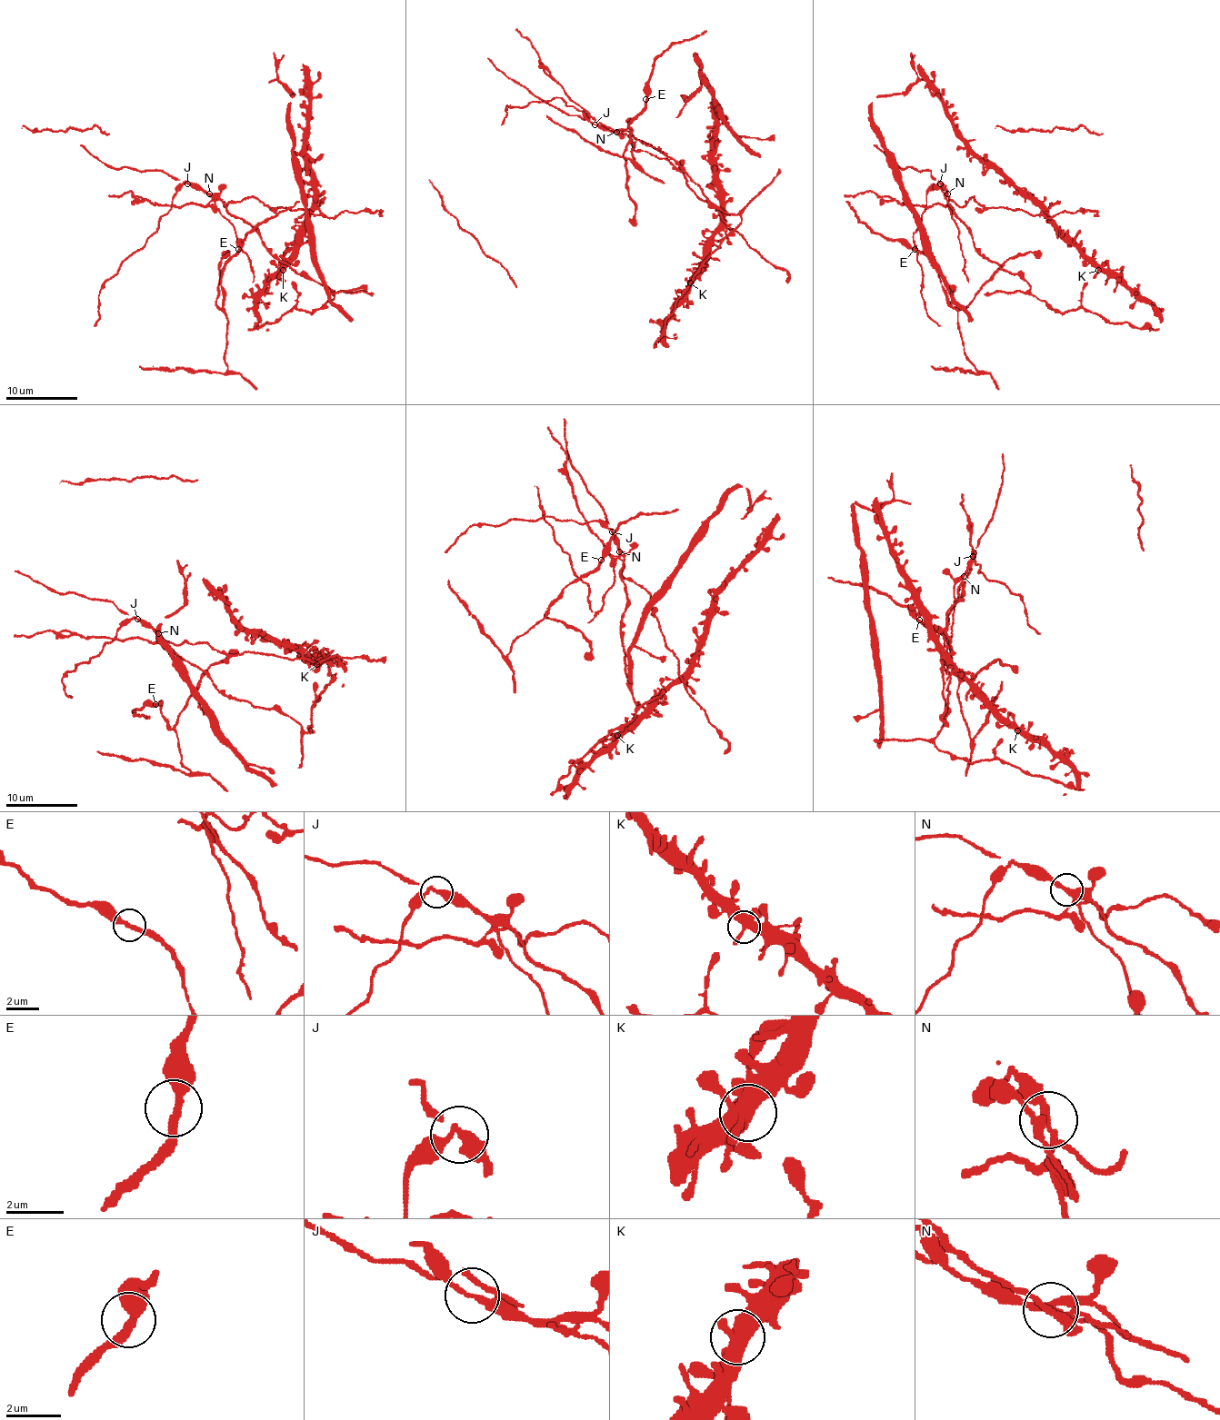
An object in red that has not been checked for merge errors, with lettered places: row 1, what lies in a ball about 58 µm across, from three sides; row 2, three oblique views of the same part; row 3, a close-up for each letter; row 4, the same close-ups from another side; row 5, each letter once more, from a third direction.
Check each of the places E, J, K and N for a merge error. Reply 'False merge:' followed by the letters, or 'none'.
False merge: J, N

